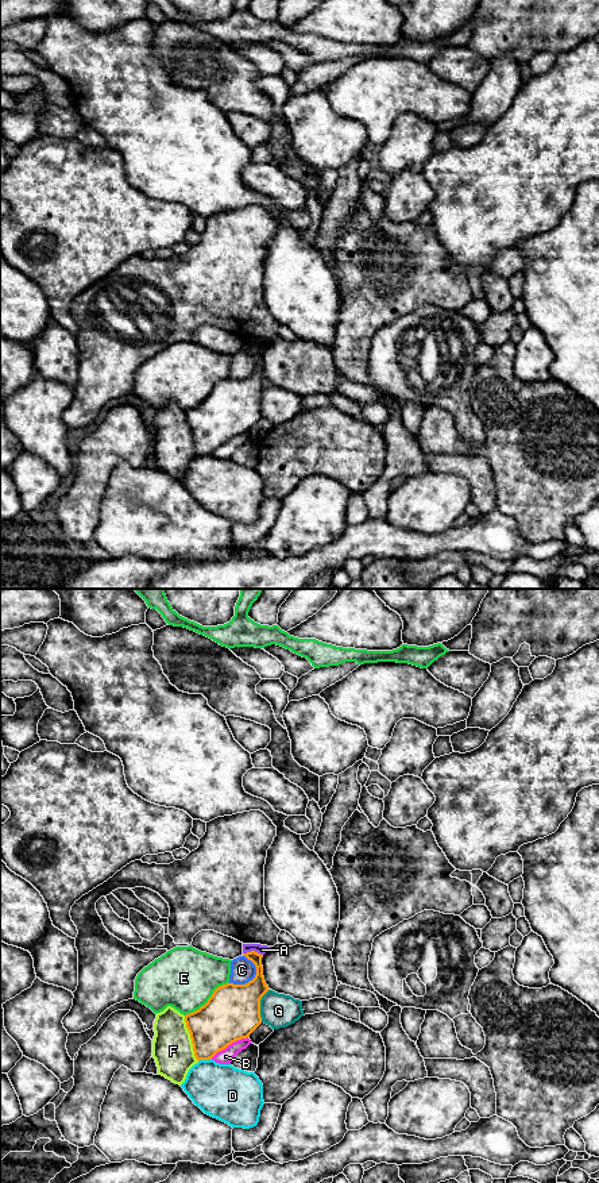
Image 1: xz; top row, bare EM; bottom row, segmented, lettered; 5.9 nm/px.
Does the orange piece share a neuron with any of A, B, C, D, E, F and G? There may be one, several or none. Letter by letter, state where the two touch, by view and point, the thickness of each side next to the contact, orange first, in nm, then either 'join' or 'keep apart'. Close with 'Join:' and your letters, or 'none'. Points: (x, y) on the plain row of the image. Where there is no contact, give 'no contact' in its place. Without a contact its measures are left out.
A: xz (252, 346) | 140/60 nm | keep apart
B: xz (228, 439) | 320/90 nm | keep apart
C: xz (254, 373) | 320/140 nm | keep apart
D: xz (204, 454) | 280/320 nm | keep apart
E: xz (208, 395) | 320/380 nm | keep apart
F: xz (190, 432) | 300/240 nm | keep apart
G: xz (259, 400) | 320/200 nm | keep apart
Join: none

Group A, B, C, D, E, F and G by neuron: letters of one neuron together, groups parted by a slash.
A / B / C / D / E / F / G

